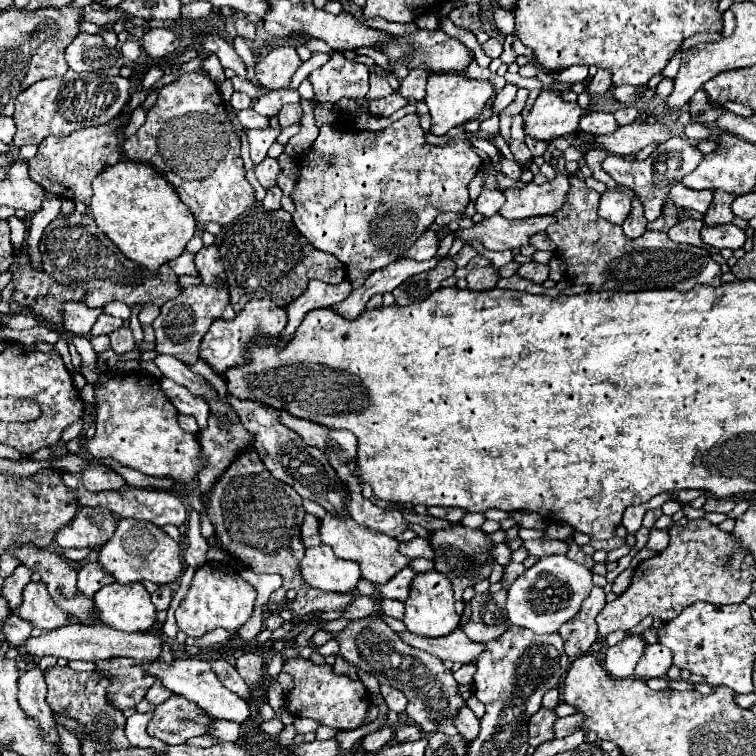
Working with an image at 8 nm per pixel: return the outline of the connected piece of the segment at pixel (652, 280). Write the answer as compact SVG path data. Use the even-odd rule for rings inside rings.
M570 178L570 200L566 200L566 208L554 212L556 224L546 230L556 244L558 256L568 266L566 276L572 284L588 284L590 292L638 292L658 288L686 292L696 284L722 284L720 266L706 250L672 242L666 232L644 232L642 238L626 238L618 224L610 224L598 216L598 202L598 192L590 190L580 178Z

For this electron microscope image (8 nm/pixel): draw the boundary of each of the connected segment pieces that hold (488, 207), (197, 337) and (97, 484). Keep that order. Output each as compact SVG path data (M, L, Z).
M482 190L482 194L476 200L476 212L482 214L484 218L498 214L498 210L504 204L504 194L500 190Z
M190 286L184 288L180 296L176 296L174 300L166 302L160 308L158 318L152 322L152 328L156 332L156 352L158 354L170 354L178 360L182 360L186 366L194 364L194 360L198 360L198 348L200 342L204 338L204 334L208 332L210 324L218 318L222 320L232 320L236 314L230 306L230 296L228 296L228 288L220 288L220 286Z
M94 466L82 472L82 482L90 492L120 490L126 486L126 480L114 472L110 466Z

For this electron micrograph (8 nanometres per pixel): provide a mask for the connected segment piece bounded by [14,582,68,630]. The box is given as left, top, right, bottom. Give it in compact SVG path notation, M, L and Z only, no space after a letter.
M42 582L26 584L24 602L14 614L42 630L54 630L68 622L68 614L62 612L62 608L54 604L54 600L50 600L48 588Z

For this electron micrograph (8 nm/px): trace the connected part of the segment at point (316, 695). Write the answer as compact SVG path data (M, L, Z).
M302 656L284 662L282 672L290 674L294 680L292 690L284 696L284 706L288 712L292 712L292 716L312 718L318 724L326 724L336 730L354 730L364 724L372 700L370 694L366 696L366 686L360 680L334 674L330 664L314 664L312 660L306 660Z

